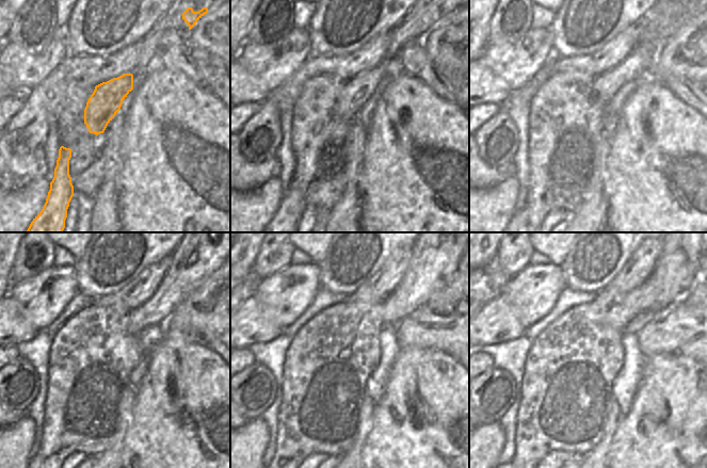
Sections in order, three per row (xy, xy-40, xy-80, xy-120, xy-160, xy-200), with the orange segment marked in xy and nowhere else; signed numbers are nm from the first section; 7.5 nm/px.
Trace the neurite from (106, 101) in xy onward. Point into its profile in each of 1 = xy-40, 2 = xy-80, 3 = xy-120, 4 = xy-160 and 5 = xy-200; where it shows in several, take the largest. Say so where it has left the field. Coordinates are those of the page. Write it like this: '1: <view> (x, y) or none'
1: xy-40 (356, 91)
2: xy-80 (646, 52)
3: xy-120 (196, 256)
4: xy-160 (434, 260)
5: xy-200 (674, 273)

